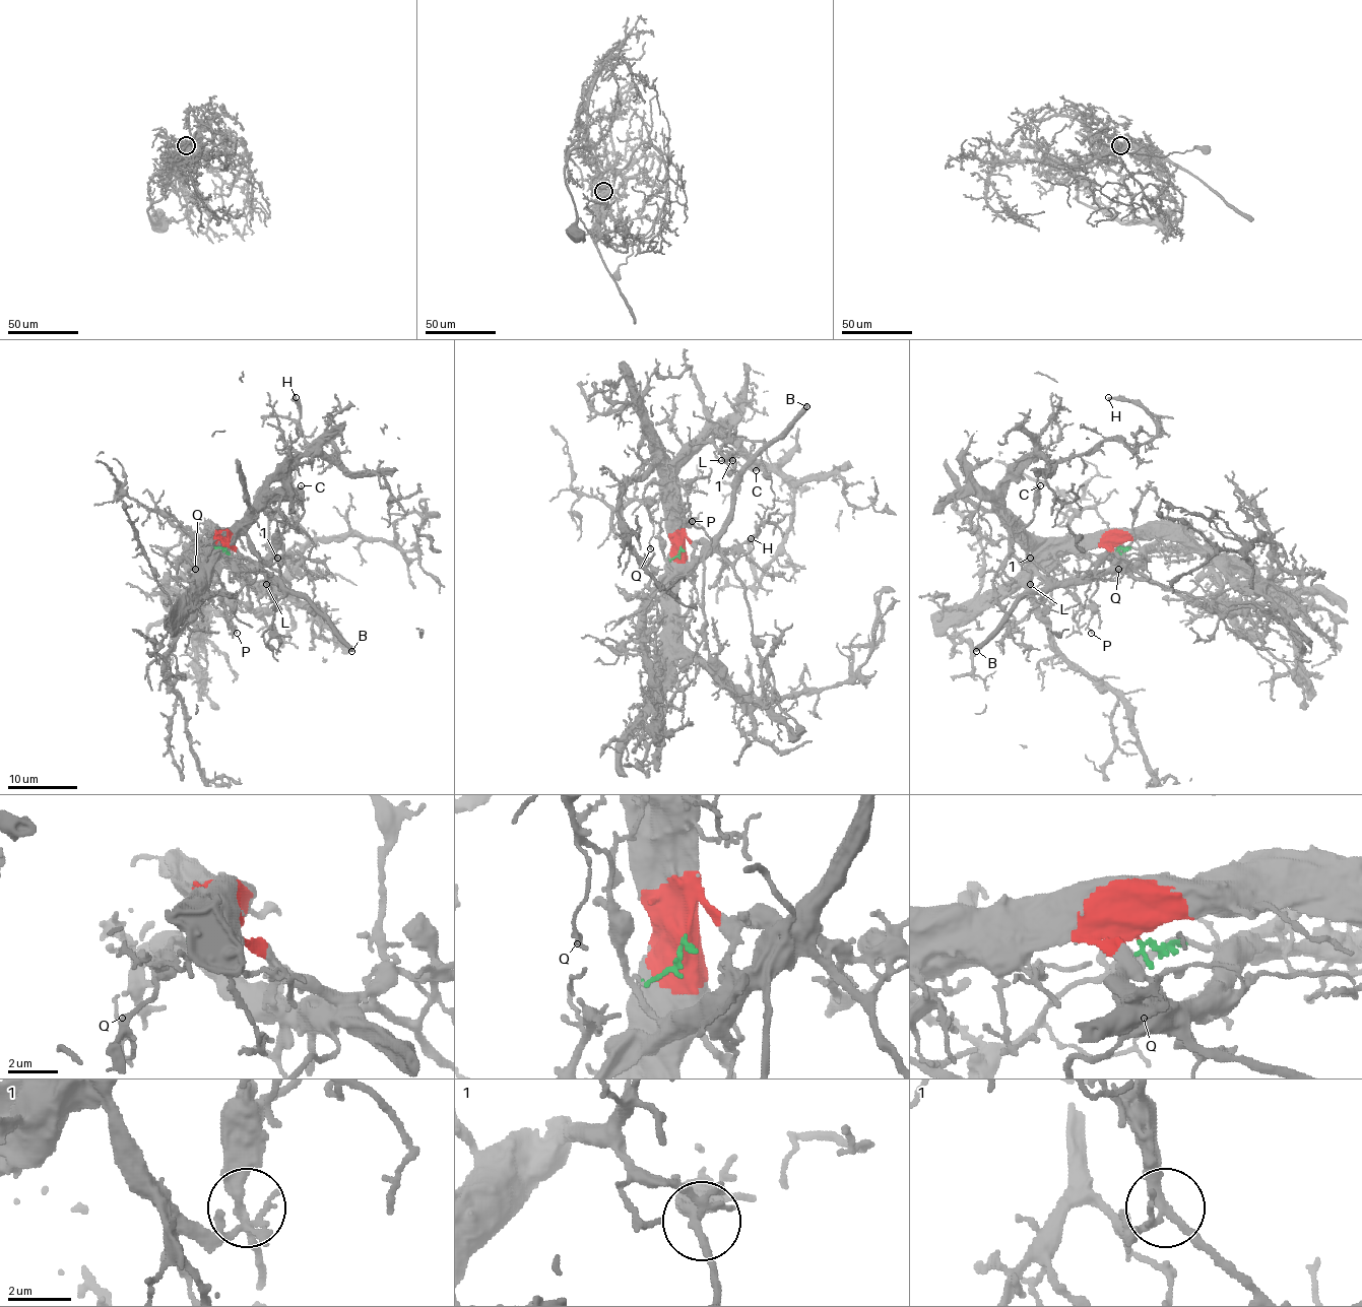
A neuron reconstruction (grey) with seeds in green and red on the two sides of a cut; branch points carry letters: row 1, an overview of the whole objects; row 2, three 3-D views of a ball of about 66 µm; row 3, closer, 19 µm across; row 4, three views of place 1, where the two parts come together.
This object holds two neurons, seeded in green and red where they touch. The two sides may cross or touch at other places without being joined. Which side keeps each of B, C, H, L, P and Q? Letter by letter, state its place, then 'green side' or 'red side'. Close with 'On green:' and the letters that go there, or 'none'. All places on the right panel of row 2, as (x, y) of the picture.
B: at (976, 651); green side
C: at (1040, 485); green side
H: at (1108, 397); red side
L: at (1030, 584); red side
P: at (1091, 633); green side
Q: at (1118, 569); green side
On green: B, C, P, Q

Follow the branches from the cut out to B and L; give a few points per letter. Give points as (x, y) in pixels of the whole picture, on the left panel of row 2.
B: (224, 546), (214, 547), (237, 564), (261, 569), (285, 588), (298, 591), (352, 651)
L: (224, 546), (220, 539), (246, 535), (247, 546), (261, 560), (259, 569), (265, 574), (266, 585)

